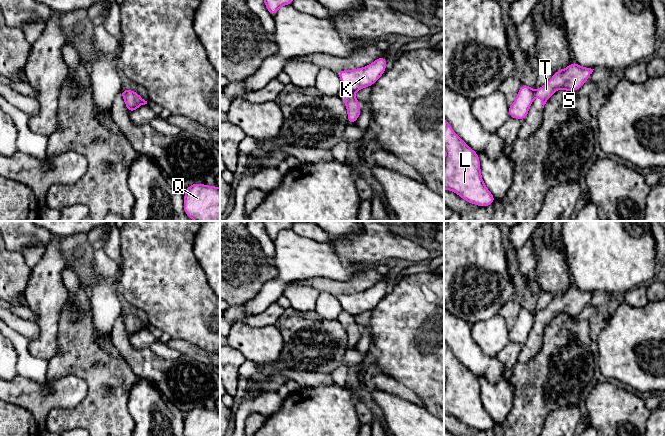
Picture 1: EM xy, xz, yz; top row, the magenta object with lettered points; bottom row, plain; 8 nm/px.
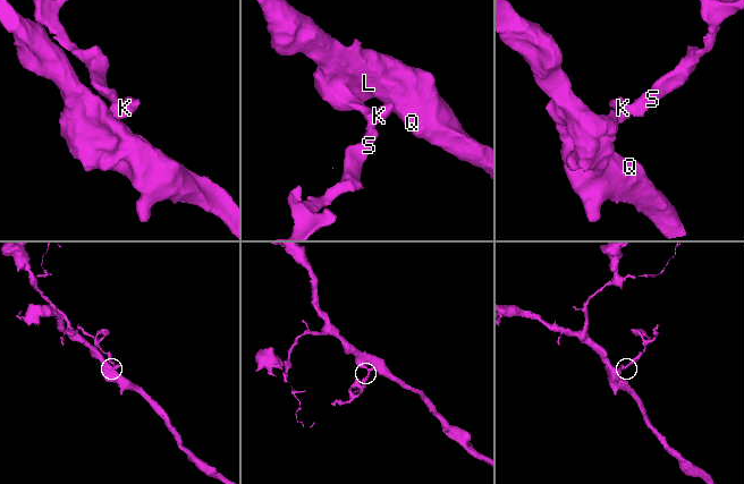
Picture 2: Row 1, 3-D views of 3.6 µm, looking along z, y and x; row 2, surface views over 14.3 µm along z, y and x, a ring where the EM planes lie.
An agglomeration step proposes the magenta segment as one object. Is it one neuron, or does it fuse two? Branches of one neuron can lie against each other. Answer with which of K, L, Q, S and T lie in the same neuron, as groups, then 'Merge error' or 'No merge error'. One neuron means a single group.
Groups: K L Q / S T. Merge error

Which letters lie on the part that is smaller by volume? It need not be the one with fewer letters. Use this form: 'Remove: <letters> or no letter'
Remove: S, T

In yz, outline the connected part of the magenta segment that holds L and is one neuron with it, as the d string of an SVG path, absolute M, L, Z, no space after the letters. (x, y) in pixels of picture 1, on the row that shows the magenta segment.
M444 118L444 190L451 190L470 204L487 207L496 202L486 187L478 153L471 149Z

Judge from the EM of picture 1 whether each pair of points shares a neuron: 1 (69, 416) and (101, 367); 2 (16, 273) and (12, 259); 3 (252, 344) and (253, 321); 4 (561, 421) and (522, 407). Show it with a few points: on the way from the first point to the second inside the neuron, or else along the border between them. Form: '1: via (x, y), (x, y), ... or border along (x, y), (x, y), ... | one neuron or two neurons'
1: via (83, 409), (101, 391), (101, 381) | one neuron
2: via (13, 270), (12, 262) | one neuron
3: border along (274, 324), (249, 326), (237, 320), (230, 329) | two neurons
4: border along (569, 405), (553, 410), (543, 425) | two neurons

